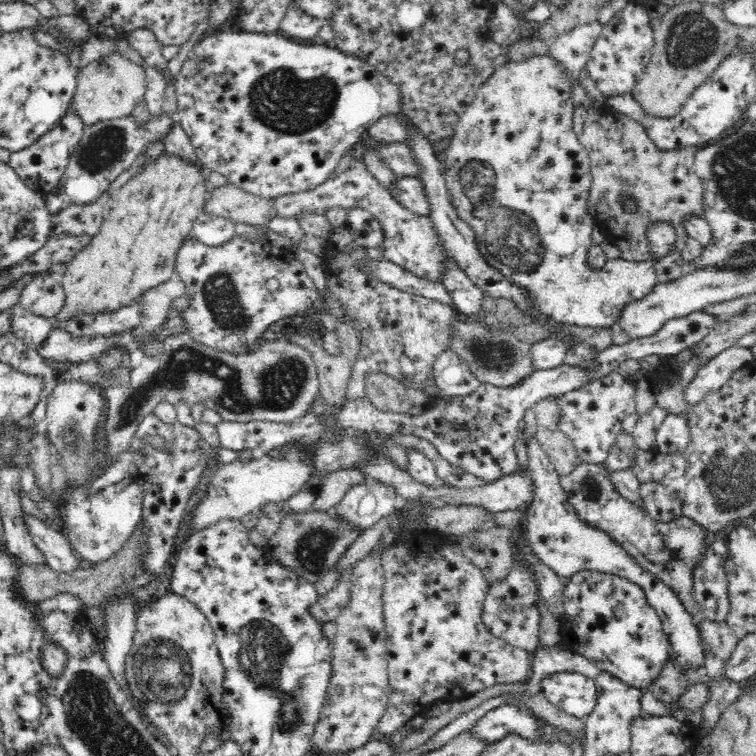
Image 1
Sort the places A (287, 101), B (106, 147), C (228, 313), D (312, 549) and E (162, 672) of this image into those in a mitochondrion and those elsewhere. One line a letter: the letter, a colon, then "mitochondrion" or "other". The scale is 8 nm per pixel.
A: mitochondrion
B: mitochondrion
C: mitochondrion
D: mitochondrion
E: mitochondrion

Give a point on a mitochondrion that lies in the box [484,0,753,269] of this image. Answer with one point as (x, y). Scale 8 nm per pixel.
(691, 38)

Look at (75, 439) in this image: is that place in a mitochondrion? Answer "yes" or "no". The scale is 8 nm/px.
yes

